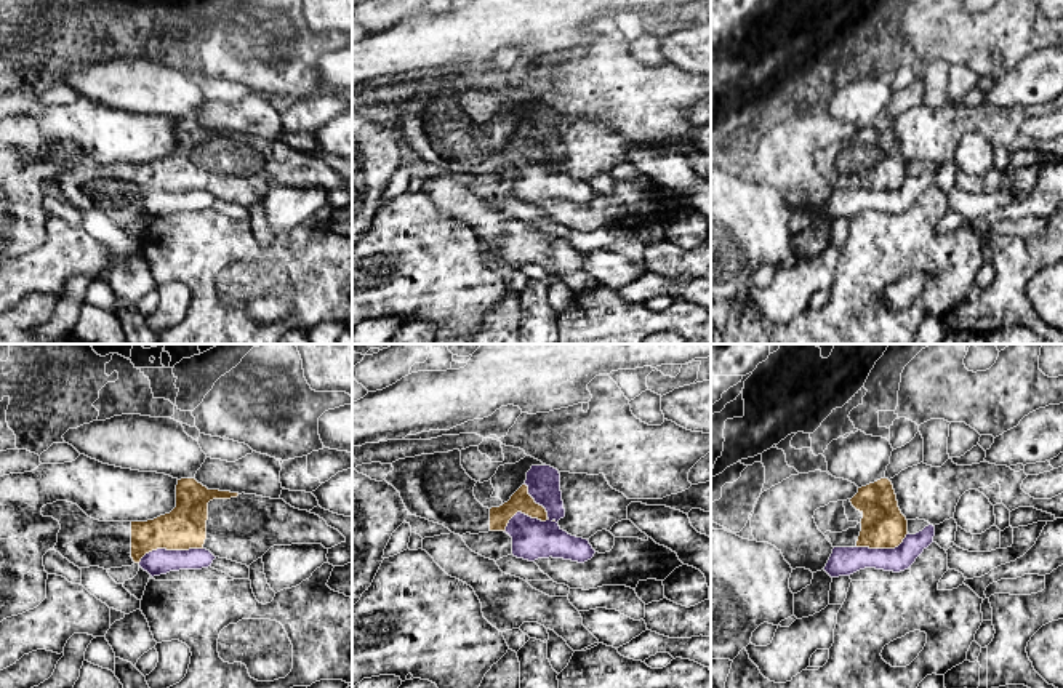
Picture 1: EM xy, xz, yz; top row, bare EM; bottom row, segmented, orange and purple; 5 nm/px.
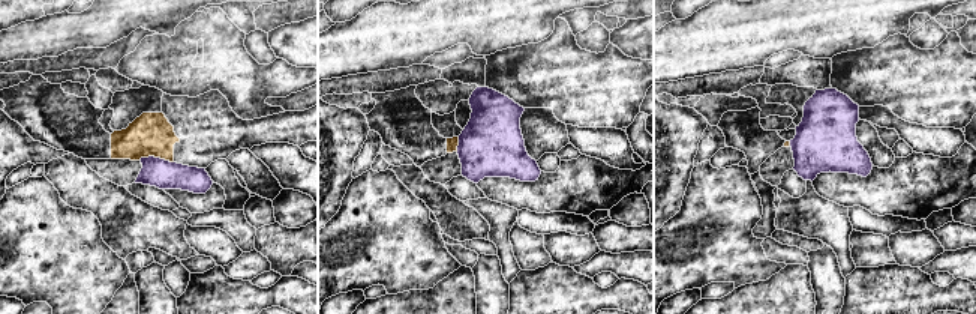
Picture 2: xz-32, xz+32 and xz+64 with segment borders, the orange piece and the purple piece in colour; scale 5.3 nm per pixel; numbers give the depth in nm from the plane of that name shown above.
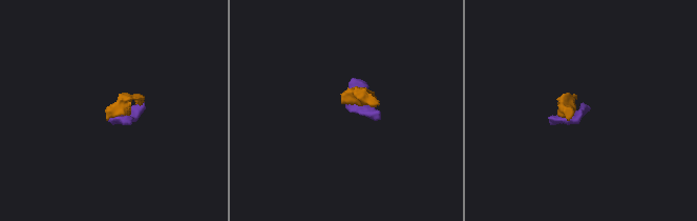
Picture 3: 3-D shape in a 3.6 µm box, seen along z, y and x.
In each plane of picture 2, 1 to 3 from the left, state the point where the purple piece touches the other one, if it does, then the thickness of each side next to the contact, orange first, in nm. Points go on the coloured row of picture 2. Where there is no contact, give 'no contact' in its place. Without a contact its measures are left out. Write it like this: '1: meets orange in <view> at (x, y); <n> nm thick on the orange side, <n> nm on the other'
1: meets orange in xz-32 at (156, 156); 240 nm thick on the orange side, 160 nm on the other
2: meets orange in xz+32 at (458, 144); 60 nm thick on the orange side, 340 nm on the other
3: meets orange in xz+64 at (789, 143); 30 nm thick on the orange side, 320 nm on the other

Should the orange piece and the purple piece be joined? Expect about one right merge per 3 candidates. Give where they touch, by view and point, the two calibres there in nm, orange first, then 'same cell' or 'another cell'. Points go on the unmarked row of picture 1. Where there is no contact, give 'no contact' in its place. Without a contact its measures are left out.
xz (527, 156) | 110/200 nm | another cell

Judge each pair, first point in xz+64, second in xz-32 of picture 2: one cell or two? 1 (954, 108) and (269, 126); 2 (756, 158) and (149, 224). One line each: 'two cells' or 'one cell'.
1: two cells
2: two cells

